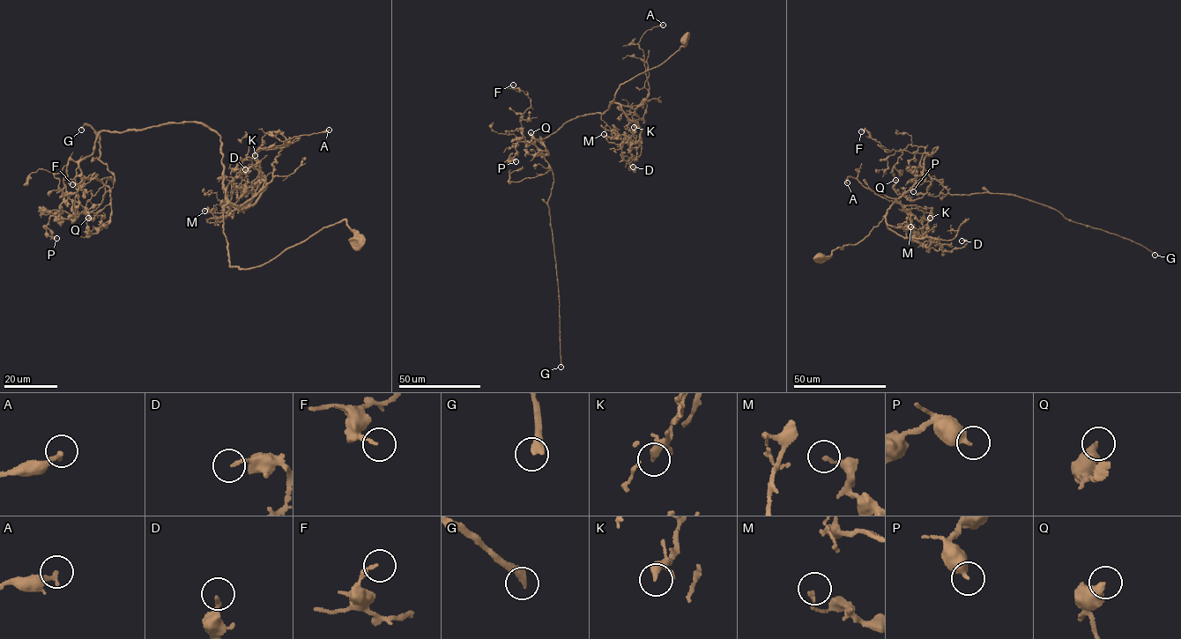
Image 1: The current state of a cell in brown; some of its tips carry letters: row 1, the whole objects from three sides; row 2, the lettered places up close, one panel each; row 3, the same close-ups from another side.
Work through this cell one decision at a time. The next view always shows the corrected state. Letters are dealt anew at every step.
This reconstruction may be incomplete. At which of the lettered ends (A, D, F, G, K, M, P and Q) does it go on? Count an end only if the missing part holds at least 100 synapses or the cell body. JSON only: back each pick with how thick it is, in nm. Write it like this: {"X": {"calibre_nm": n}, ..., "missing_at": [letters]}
{"G": {"calibre_nm": 360}, "missing_at": ["G"]}

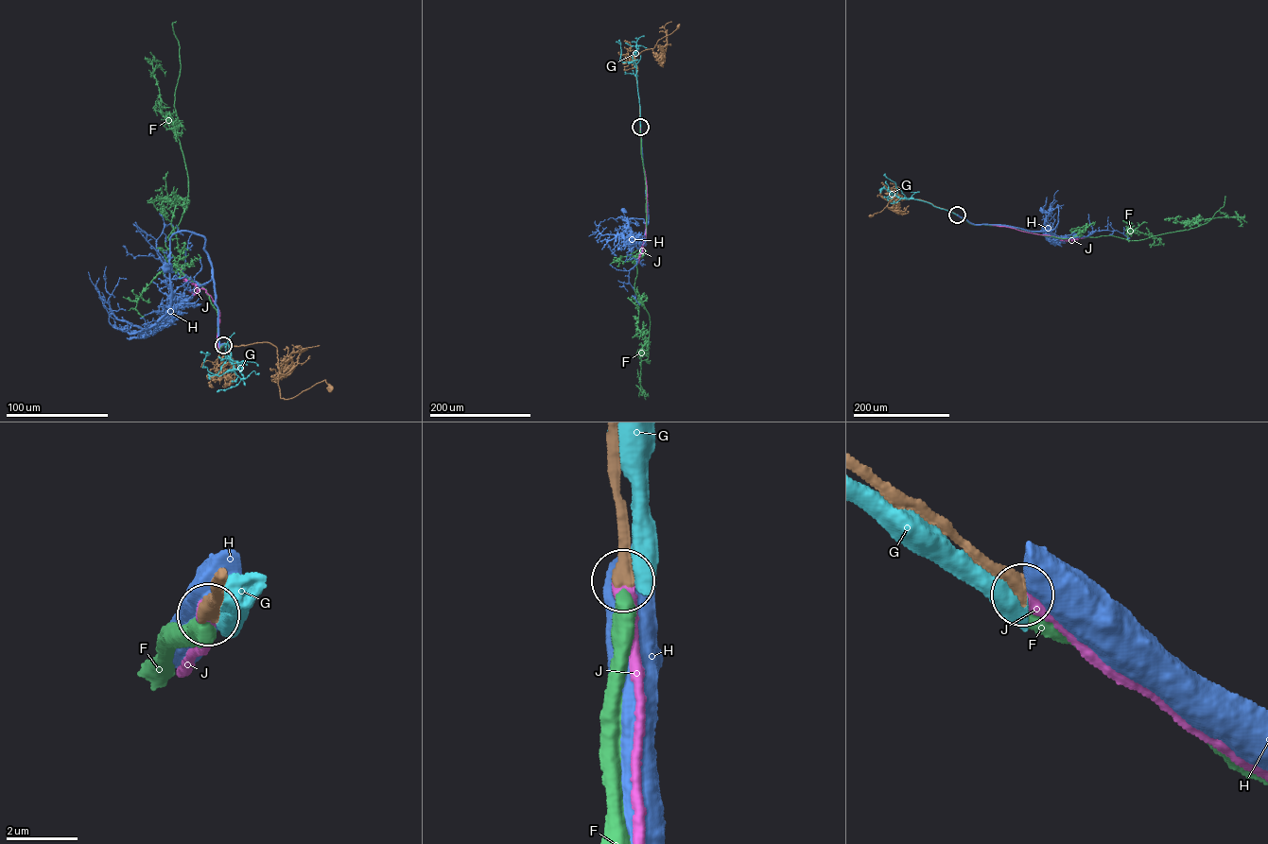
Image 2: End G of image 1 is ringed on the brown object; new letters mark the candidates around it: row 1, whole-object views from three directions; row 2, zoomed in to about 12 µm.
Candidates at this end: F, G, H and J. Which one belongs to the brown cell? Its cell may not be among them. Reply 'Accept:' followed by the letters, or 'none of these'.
Accept: J

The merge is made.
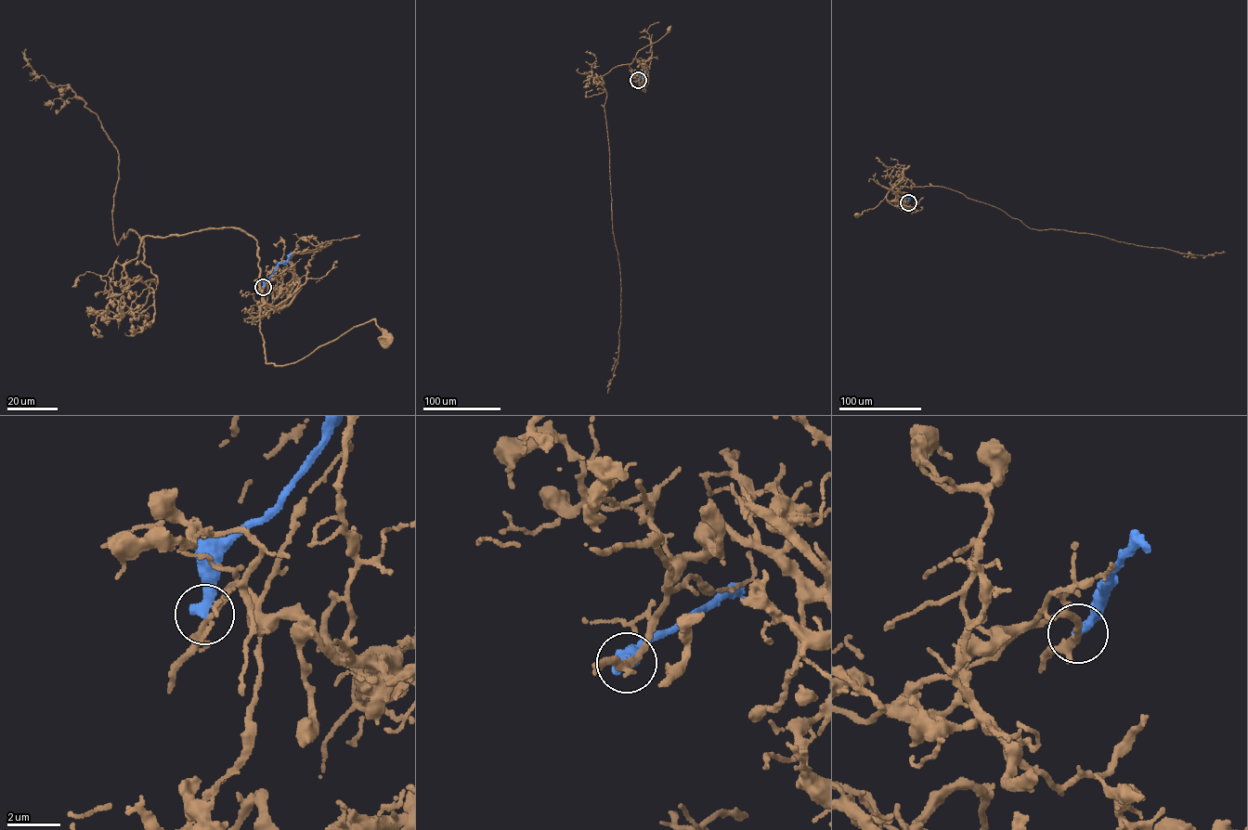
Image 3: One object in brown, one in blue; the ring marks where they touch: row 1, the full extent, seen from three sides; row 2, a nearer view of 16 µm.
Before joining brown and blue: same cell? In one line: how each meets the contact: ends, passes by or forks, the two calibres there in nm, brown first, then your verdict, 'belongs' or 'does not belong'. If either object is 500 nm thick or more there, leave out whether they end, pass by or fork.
brown forks | blue ends | 190/380 nm | does not belong

